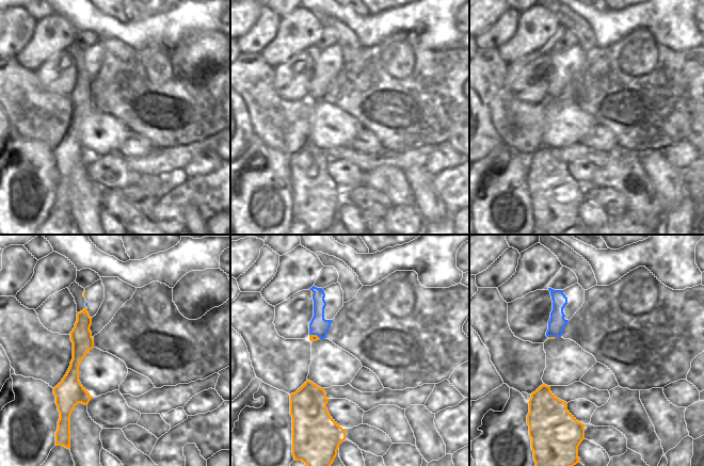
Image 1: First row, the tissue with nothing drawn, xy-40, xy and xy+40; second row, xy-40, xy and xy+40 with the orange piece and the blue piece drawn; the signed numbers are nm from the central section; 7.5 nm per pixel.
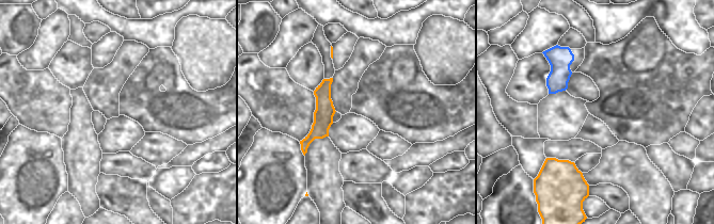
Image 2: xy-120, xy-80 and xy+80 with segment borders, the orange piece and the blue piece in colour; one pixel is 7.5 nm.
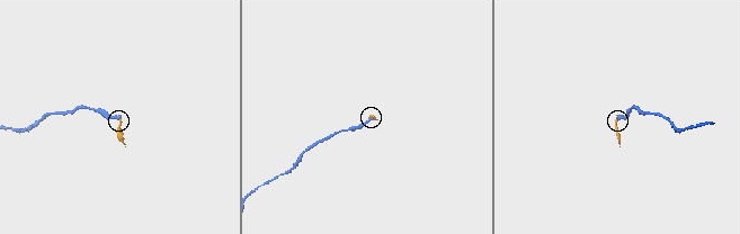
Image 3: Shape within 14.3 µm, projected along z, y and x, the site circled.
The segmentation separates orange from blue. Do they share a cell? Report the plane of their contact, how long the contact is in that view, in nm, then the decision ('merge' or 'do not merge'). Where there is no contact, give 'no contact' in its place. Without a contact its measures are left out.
xy | 90 nm | do not merge

